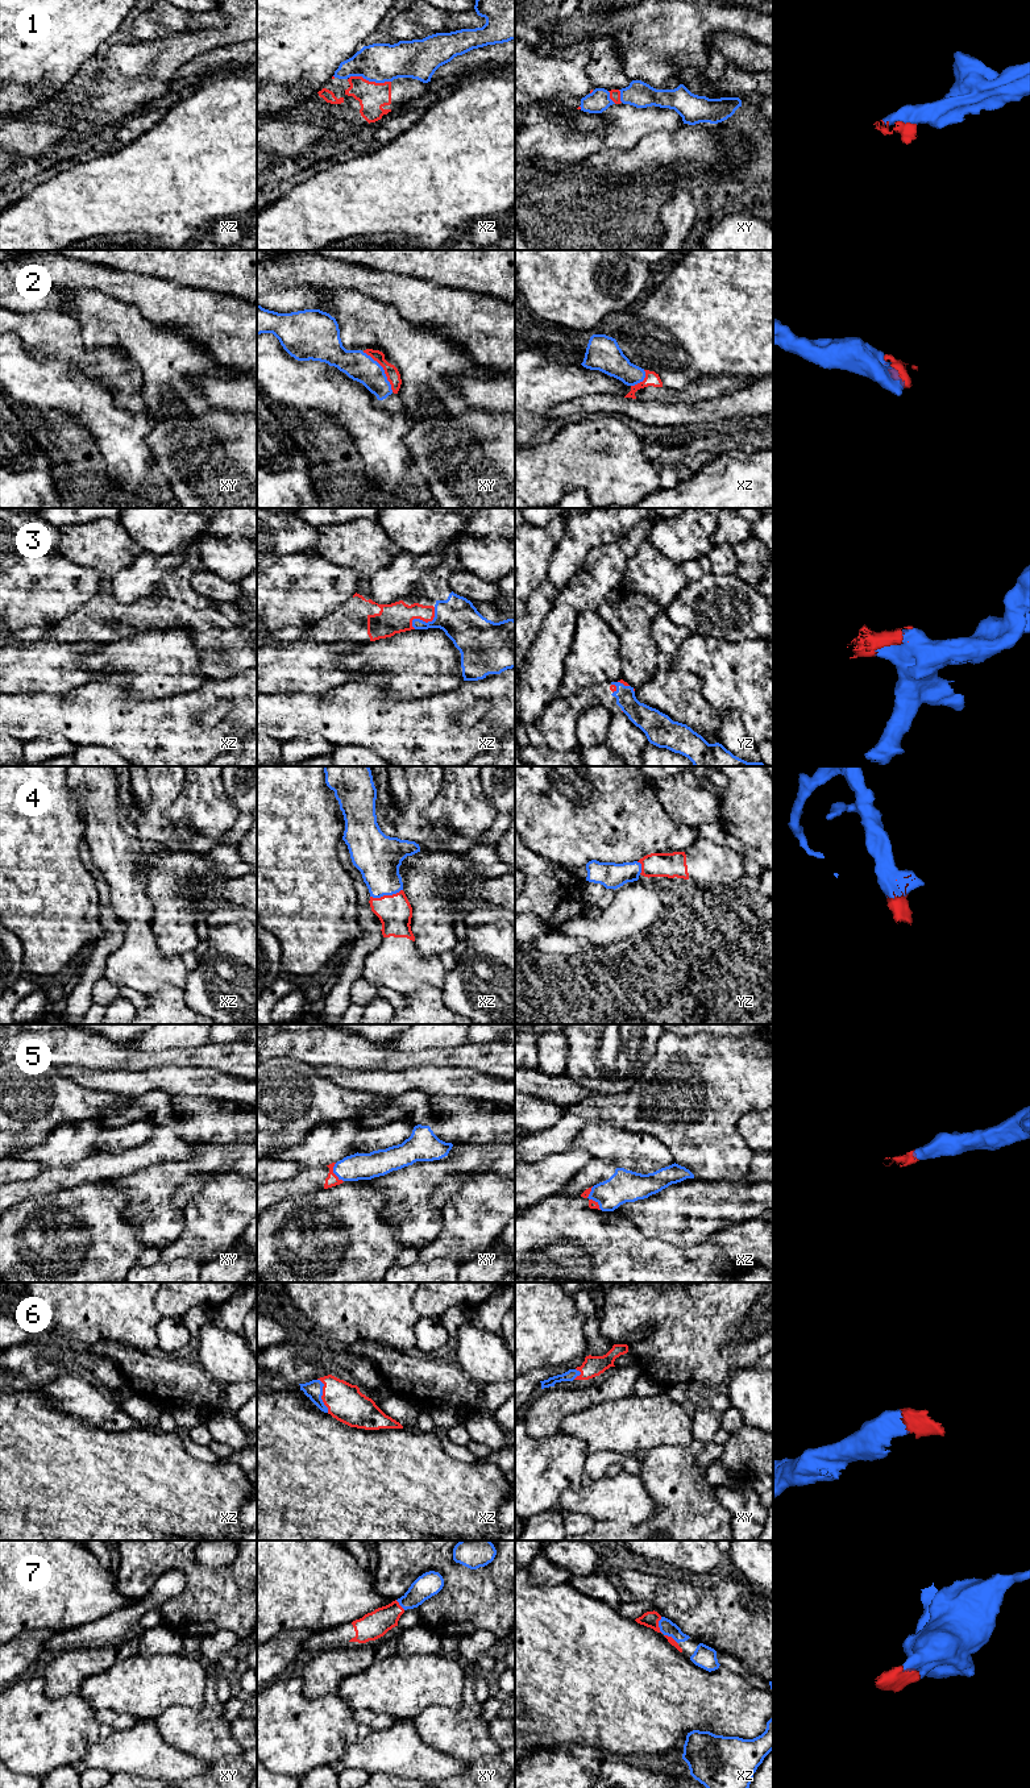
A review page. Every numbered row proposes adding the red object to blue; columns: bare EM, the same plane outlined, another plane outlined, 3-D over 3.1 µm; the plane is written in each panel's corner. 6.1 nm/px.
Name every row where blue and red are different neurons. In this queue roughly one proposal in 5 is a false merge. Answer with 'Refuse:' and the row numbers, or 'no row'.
Refuse: no row

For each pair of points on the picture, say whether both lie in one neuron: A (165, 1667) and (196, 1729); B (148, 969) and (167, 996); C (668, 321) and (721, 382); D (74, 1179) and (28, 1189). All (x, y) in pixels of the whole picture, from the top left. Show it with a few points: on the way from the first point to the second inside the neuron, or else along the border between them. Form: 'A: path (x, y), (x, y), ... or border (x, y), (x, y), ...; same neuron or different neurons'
A: border (207, 1684), (199, 1708), (169, 1707), (157, 1718); different neurons
B: border (182, 986), (166, 985), (148, 997); different neurons
C: border (746, 374), (707, 374), (685, 386); different neurons
D: path (62, 1179), (52, 1179), (40, 1185); same neuron

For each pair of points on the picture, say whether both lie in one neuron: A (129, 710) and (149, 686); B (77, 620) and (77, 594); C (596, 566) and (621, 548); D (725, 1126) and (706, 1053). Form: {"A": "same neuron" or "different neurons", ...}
{"A": "different neurons", "B": "different neurons", "C": "same neuron", "D": "same neuron"}

